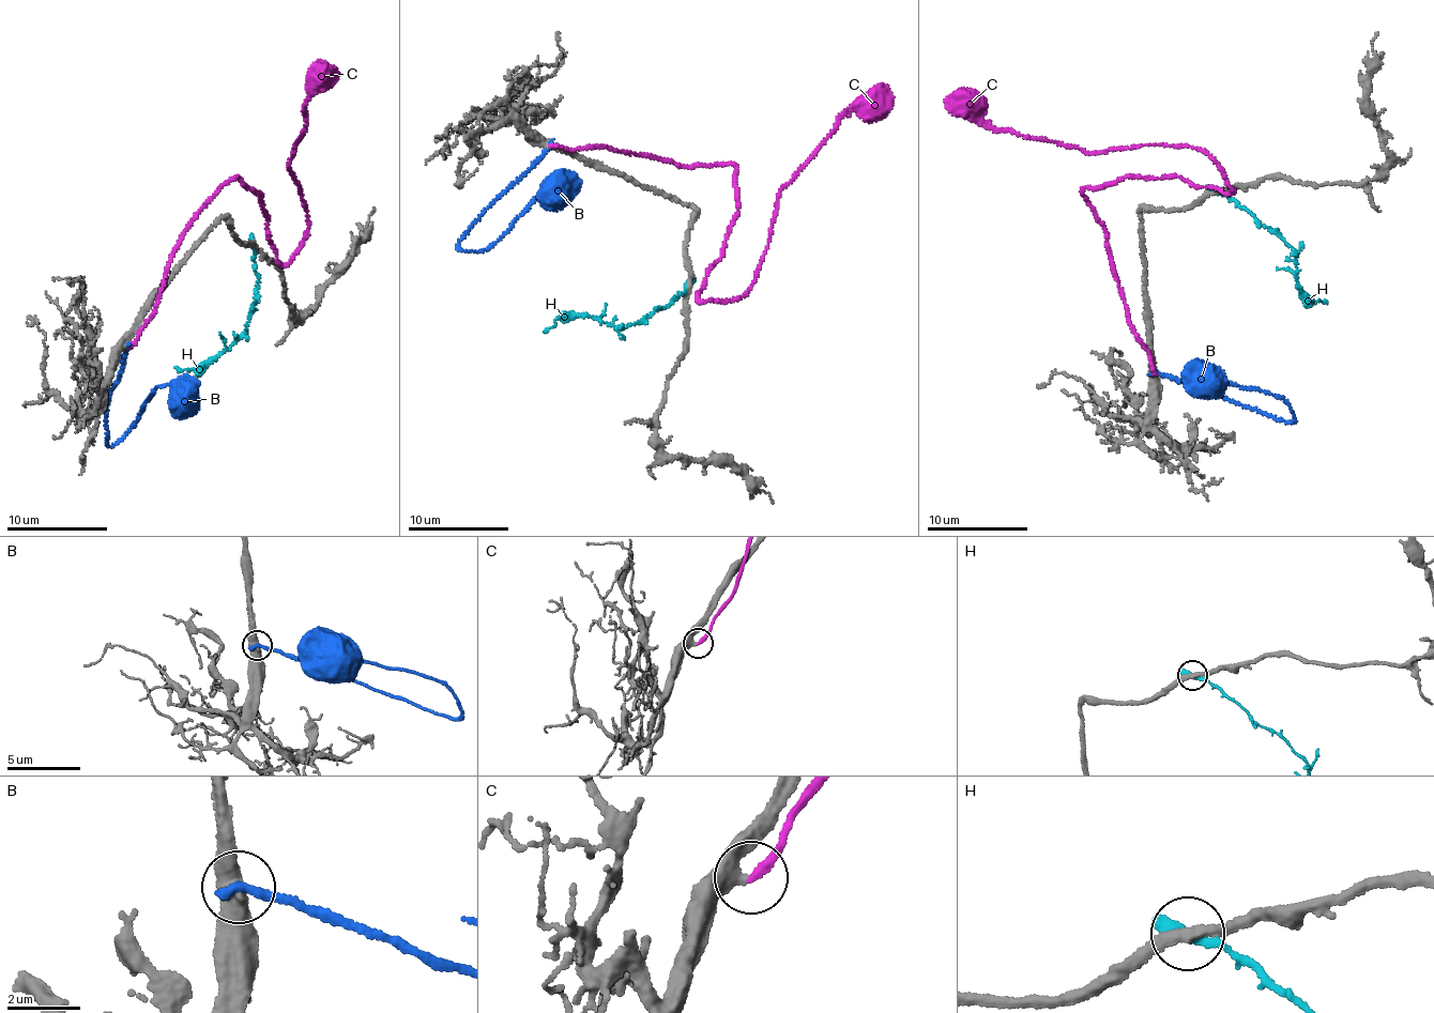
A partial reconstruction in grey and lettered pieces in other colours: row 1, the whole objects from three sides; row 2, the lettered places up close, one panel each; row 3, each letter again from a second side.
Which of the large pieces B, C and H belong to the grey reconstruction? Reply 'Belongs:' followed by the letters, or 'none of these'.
Belongs: C

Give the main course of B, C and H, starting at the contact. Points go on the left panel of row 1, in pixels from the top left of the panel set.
B: (127, 344), (106, 415), (109, 445), (133, 426), (163, 384), (194, 410)
C: (127, 347), (224, 184), (261, 195), (277, 259), (302, 245), (287, 165), (335, 66)
H: (254, 245), (259, 281), (245, 330), (210, 362), (191, 370), (174, 367)

